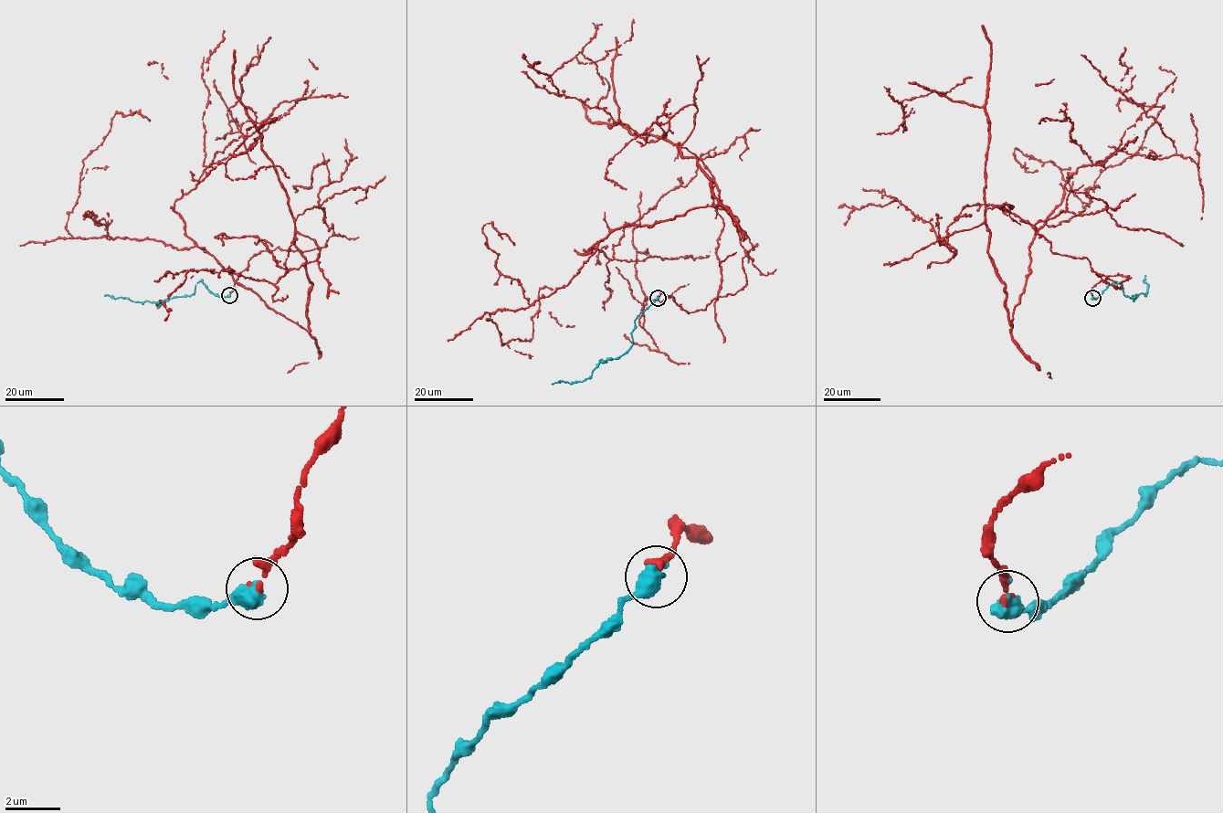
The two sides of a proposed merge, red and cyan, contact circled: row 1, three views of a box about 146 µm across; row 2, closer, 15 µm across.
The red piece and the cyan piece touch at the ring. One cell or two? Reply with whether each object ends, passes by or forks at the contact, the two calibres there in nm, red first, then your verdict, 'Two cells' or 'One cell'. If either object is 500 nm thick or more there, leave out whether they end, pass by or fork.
Thickness 140 nm (red) against 600 nm. One cell

